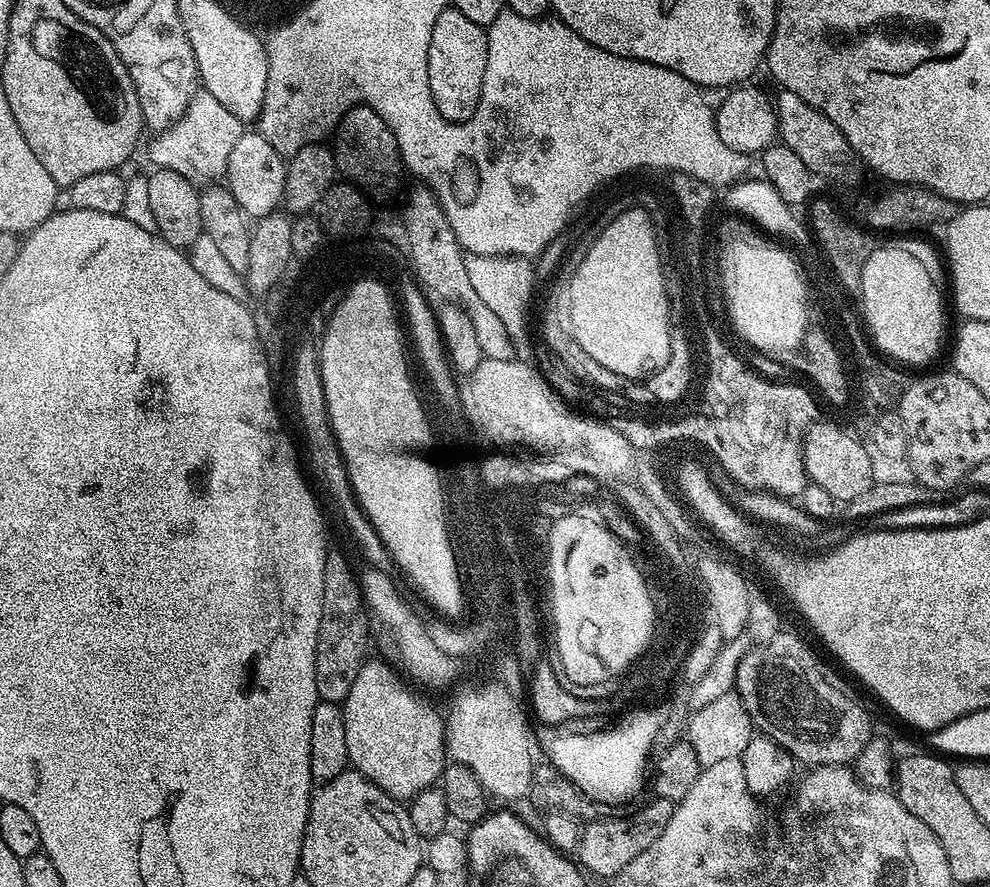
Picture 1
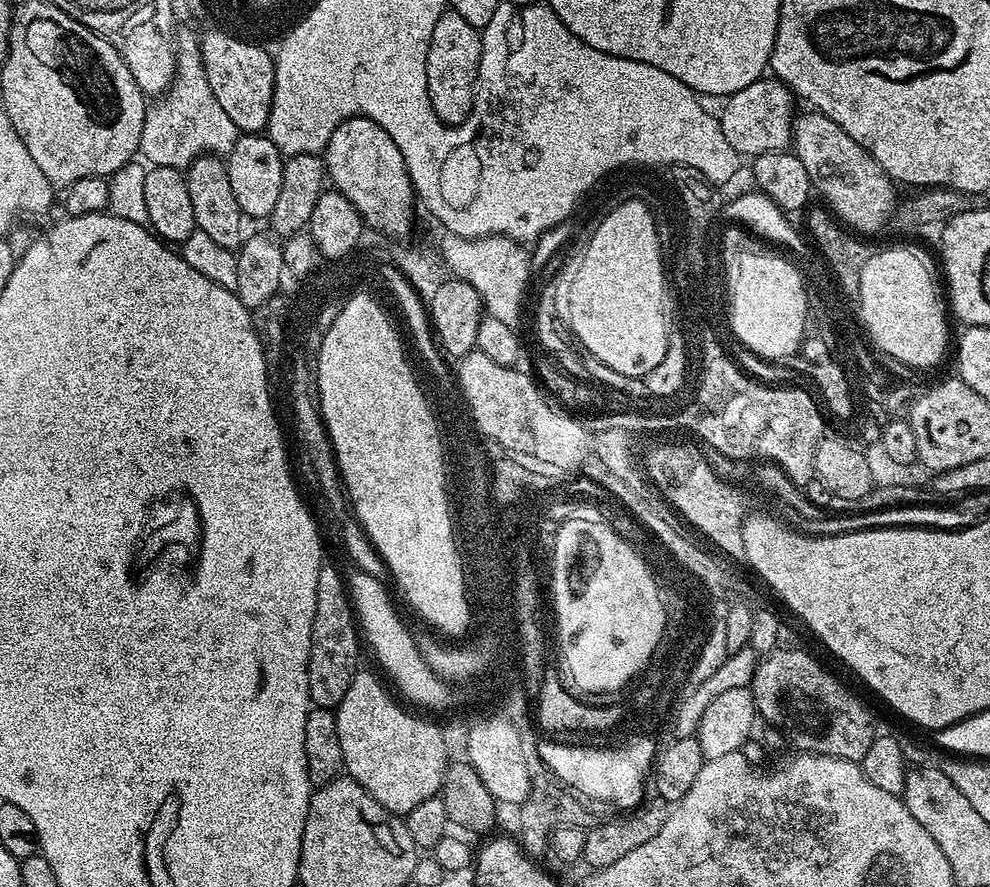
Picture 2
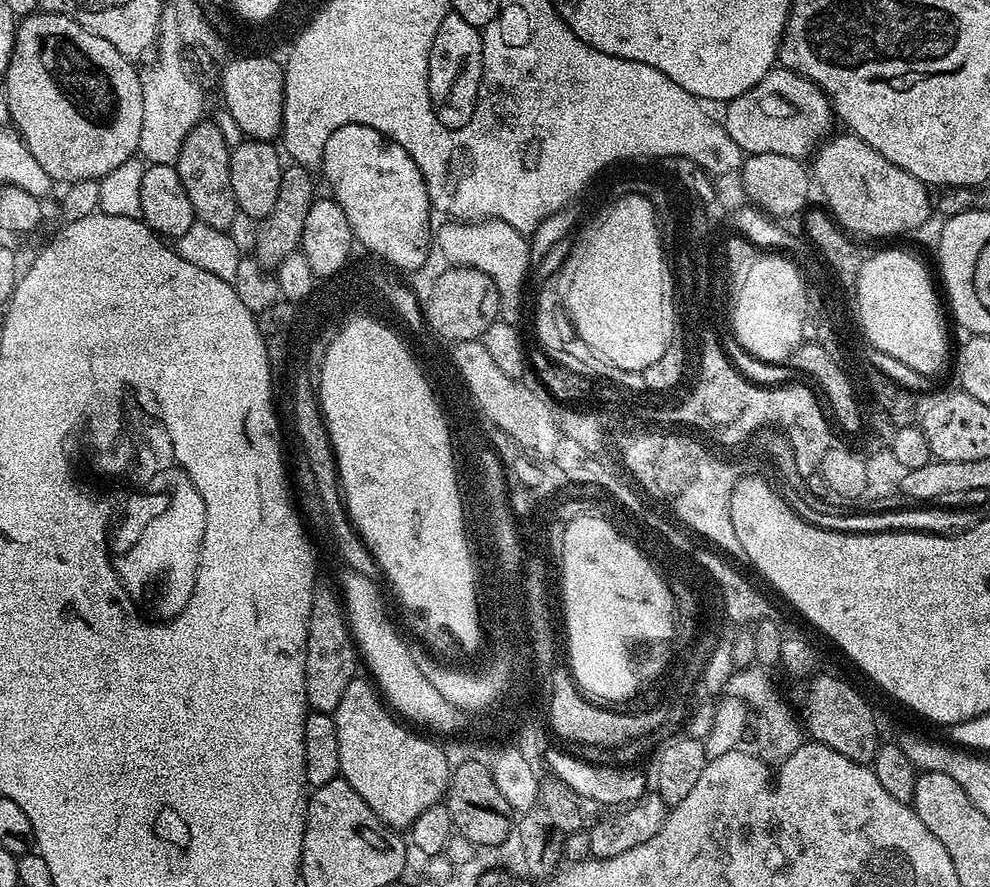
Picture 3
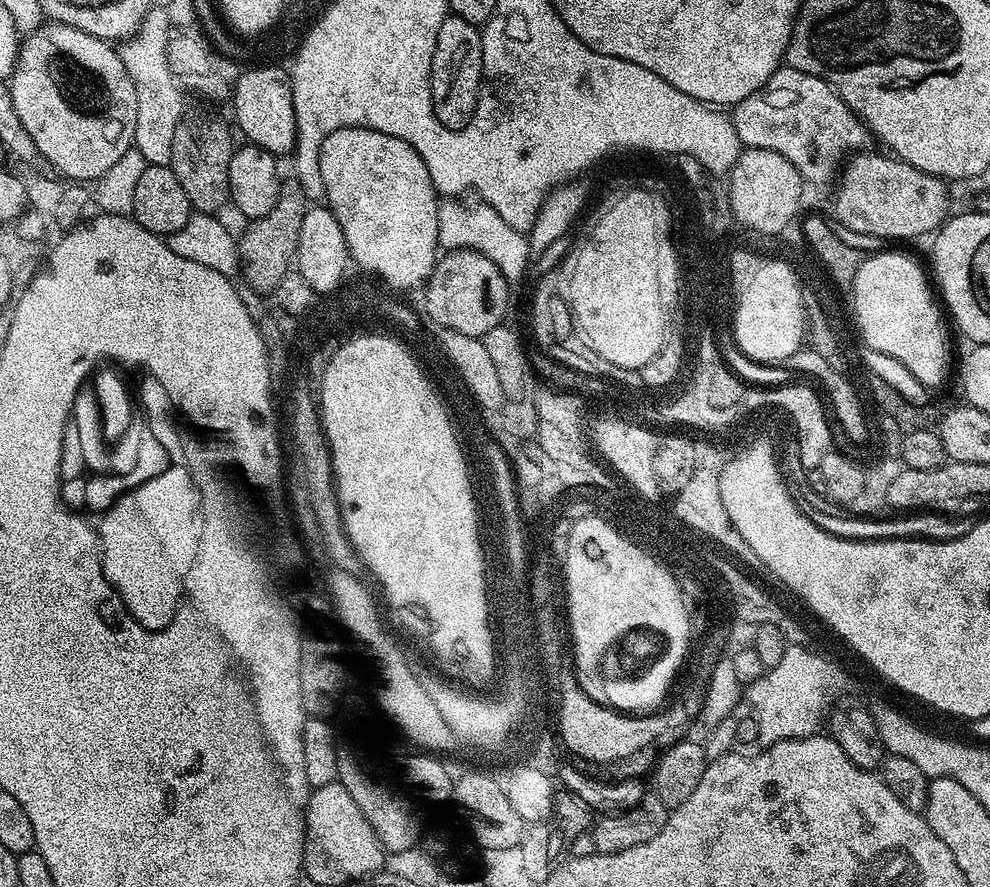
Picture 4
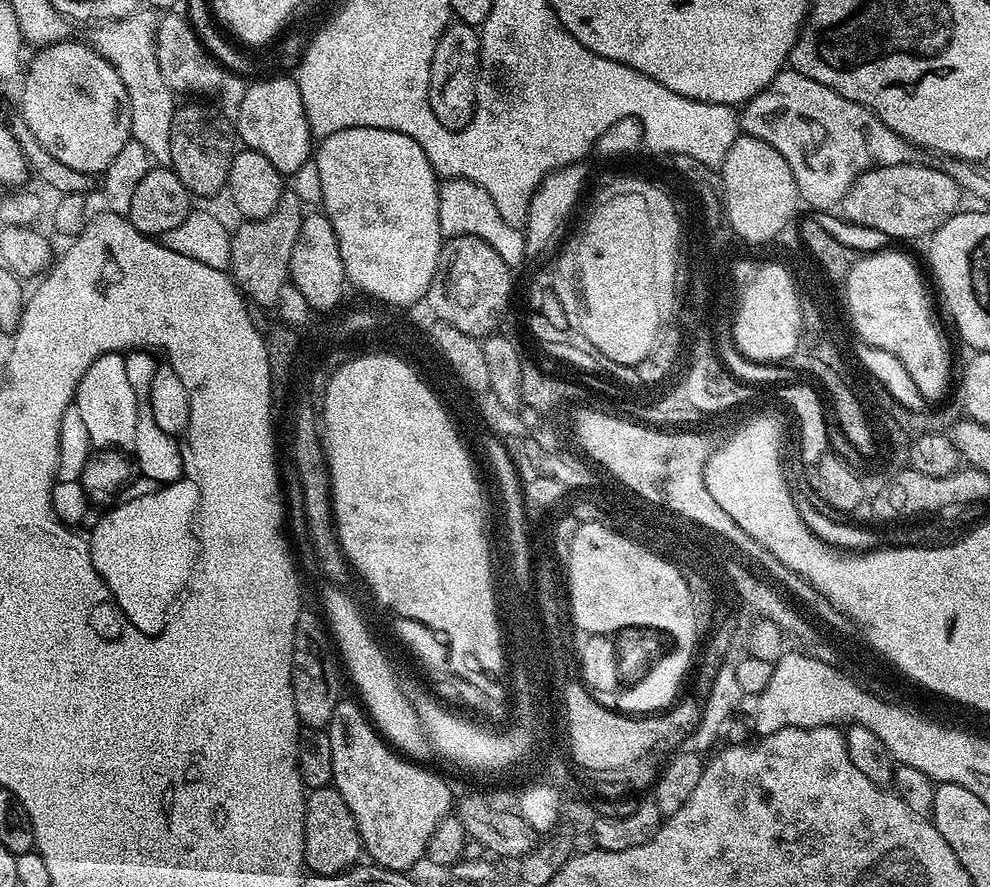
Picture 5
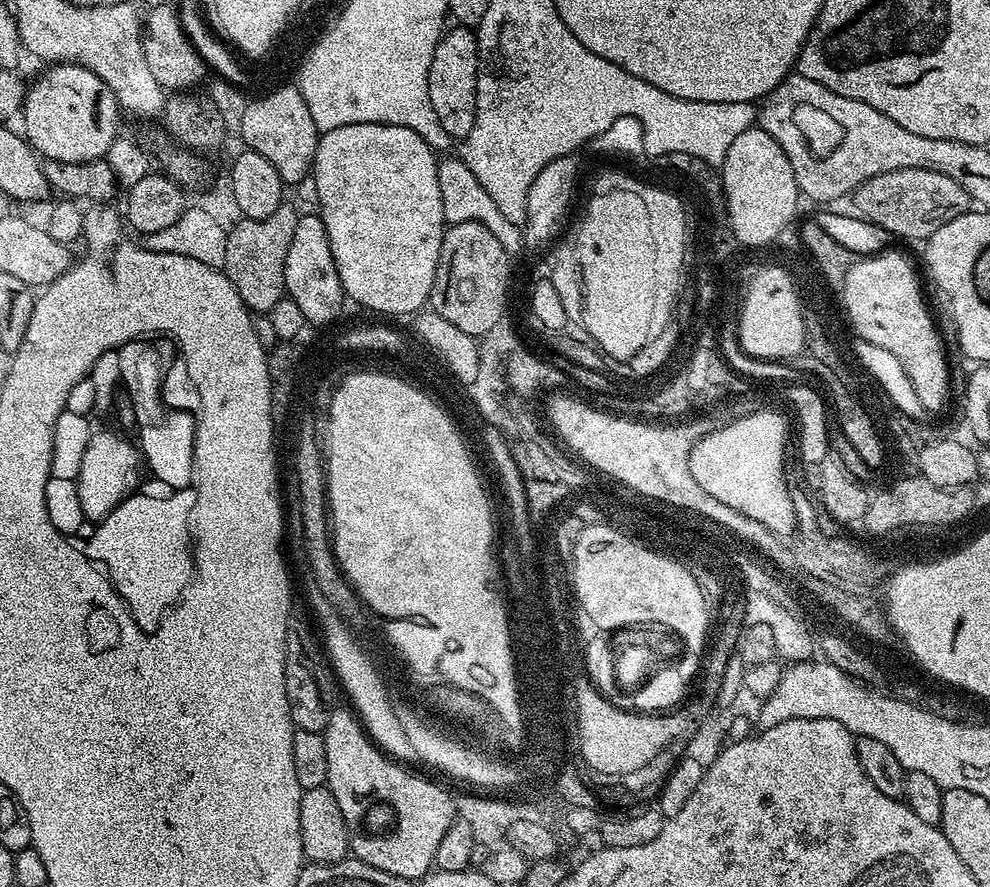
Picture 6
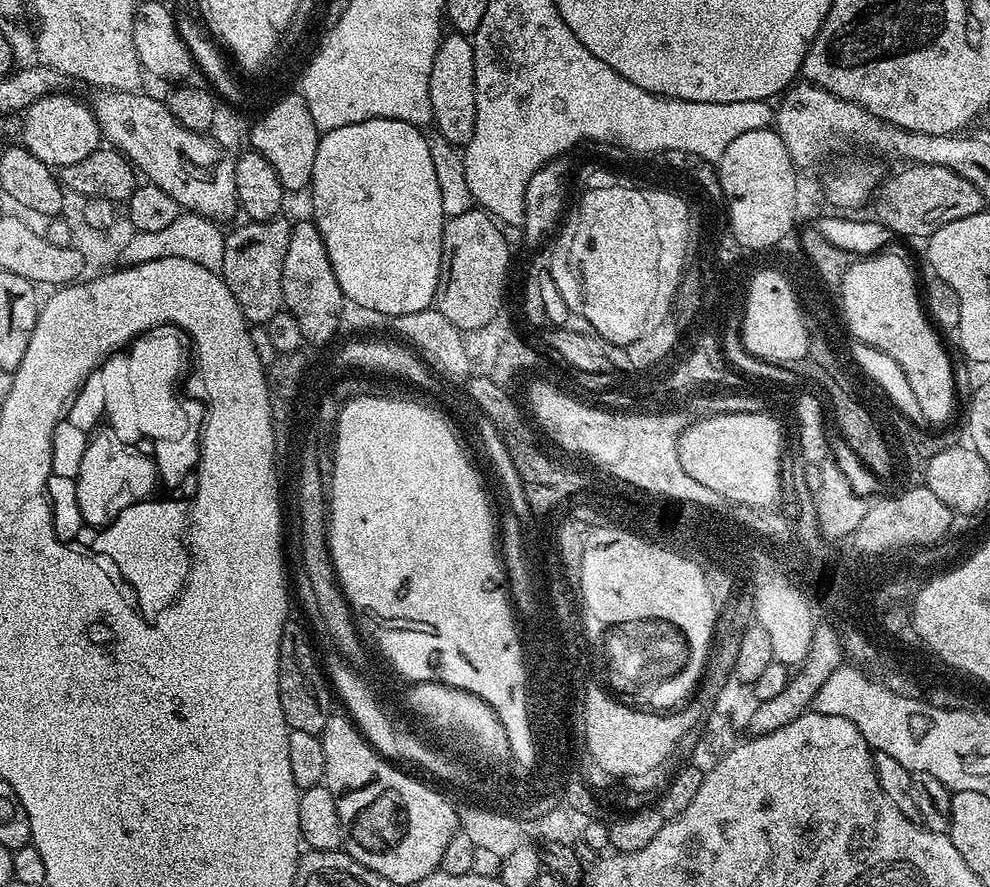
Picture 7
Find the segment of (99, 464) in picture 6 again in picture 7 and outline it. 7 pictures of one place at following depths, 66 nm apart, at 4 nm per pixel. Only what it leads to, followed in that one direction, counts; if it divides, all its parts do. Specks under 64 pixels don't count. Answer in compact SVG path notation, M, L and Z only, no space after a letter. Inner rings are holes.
M109 426L99 427L89 439L82 463L75 481L75 502L83 523L93 528L101 528L138 501L149 499L158 486L158 475L154 460L126 444Z

